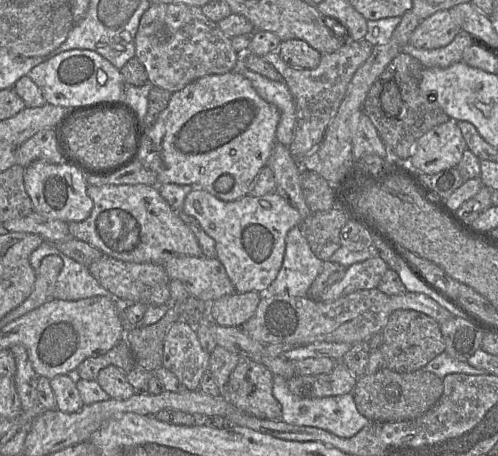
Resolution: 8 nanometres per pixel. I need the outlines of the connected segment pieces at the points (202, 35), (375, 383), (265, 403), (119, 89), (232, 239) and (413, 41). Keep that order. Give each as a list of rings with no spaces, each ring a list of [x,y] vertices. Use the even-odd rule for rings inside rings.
[[[151,3],[142,15],[135,37],[135,57],[144,66],[148,82],[171,93],[183,89],[198,78],[232,72],[238,62],[231,38],[220,30],[217,23],[208,19],[200,7],[167,3]]]
[[[385,367],[374,374],[358,377],[351,392],[357,410],[370,422],[399,422],[419,417],[437,403],[442,393],[442,379],[423,368],[398,373]]]
[[[240,357],[231,372],[224,397],[236,408],[260,419],[282,420],[279,402],[273,396],[272,372],[248,357]]]
[[[72,49],[61,52],[35,66],[28,74],[47,103],[68,109],[100,103],[124,103],[124,80],[120,70],[93,50]]]
[[[196,189],[186,196],[182,210],[193,216],[205,233],[215,241],[216,258],[223,264],[237,293],[261,292],[274,281],[283,262],[287,233],[293,227],[302,225],[299,212],[274,191],[258,197],[246,195],[238,200],[227,202],[216,198],[204,189]]]
[[[449,10],[438,11],[422,20],[411,34],[409,44],[420,49],[436,49],[448,45],[461,31]]]

